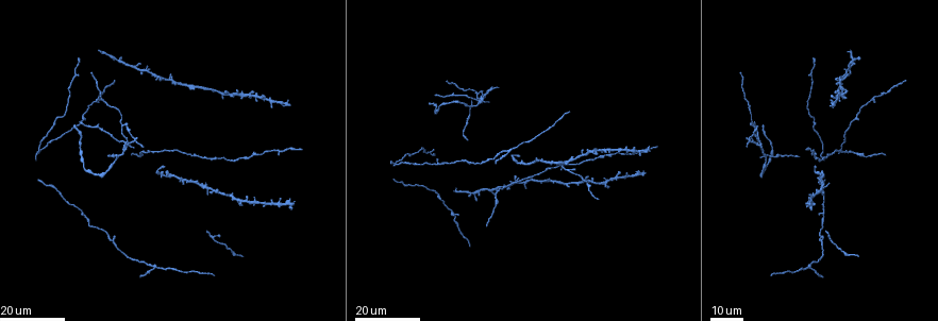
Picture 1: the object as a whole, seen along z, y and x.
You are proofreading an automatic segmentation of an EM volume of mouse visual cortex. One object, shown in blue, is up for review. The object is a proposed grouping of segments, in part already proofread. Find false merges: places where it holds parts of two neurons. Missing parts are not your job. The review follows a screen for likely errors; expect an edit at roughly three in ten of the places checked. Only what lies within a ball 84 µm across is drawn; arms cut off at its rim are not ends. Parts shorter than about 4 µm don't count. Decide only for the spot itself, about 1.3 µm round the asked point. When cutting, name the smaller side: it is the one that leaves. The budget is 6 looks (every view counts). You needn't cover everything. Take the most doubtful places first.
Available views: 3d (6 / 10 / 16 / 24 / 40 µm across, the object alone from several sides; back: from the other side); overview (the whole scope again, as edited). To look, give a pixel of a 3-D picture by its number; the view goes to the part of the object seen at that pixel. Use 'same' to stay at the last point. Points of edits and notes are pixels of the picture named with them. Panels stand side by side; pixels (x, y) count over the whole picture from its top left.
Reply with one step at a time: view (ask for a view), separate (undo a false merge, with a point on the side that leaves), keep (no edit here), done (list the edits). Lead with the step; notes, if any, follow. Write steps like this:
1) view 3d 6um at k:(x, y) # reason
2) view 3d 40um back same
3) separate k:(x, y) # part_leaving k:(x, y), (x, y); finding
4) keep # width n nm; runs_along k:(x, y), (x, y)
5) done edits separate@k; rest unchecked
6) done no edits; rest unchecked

view 3d 16um at 1:(761, 144) # looks like a crossing

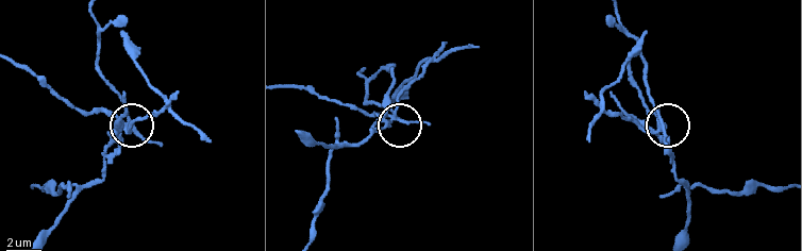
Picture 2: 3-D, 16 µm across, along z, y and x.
view 3d 6um at 2:(393, 112) # zoom in

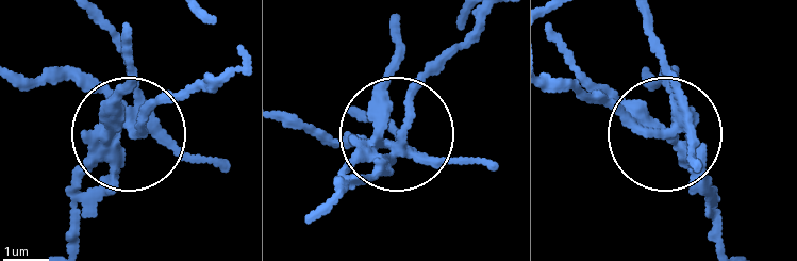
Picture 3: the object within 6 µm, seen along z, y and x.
separate 3:(106, 177) # part_leaving 3:(414, 151), (327, 197); two neurons meet here

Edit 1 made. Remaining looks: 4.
view overview

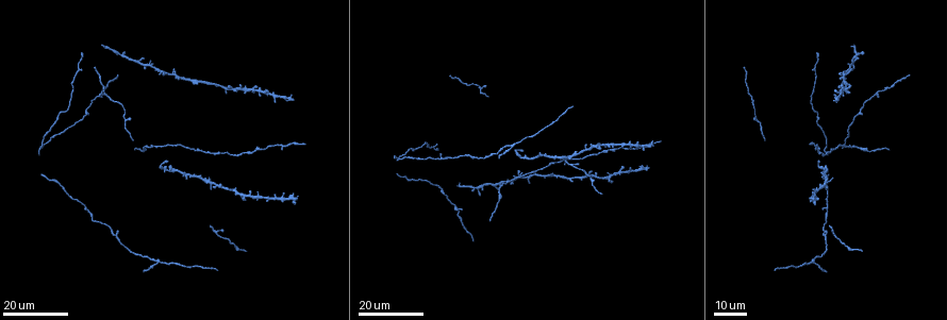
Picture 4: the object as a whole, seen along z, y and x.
view 3d 16um at 4:(513, 147) # four arms meet

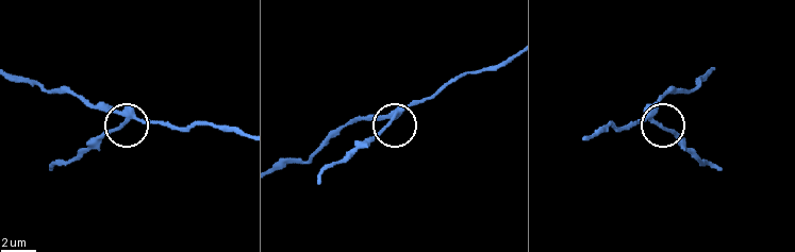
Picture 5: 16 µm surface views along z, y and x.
view 3d 10um at 5:(653, 120)

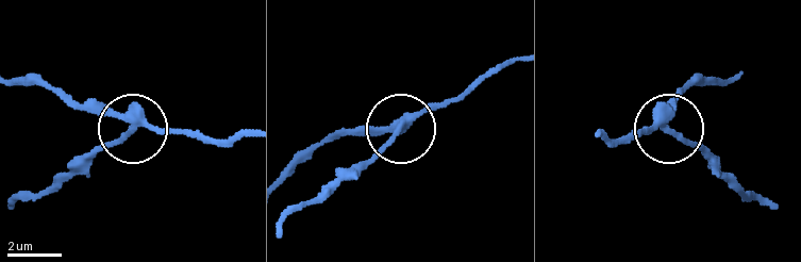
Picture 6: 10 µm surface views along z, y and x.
separate 6:(115, 143) # side_arm 7 um; part_leaving 6:(135, 123), (42, 192), (16, 200); a second neuron is stuck on

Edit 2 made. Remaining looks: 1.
done edits separate@3, separate@6; rest unchecked

